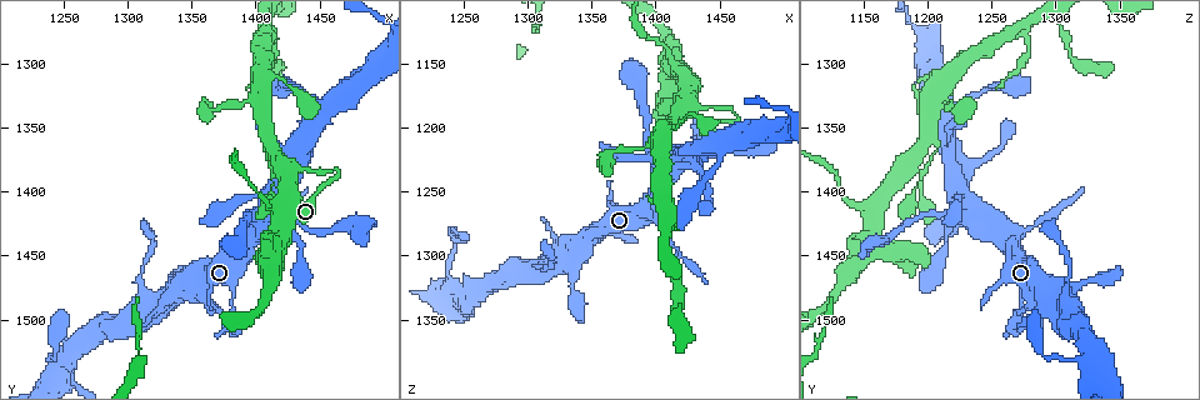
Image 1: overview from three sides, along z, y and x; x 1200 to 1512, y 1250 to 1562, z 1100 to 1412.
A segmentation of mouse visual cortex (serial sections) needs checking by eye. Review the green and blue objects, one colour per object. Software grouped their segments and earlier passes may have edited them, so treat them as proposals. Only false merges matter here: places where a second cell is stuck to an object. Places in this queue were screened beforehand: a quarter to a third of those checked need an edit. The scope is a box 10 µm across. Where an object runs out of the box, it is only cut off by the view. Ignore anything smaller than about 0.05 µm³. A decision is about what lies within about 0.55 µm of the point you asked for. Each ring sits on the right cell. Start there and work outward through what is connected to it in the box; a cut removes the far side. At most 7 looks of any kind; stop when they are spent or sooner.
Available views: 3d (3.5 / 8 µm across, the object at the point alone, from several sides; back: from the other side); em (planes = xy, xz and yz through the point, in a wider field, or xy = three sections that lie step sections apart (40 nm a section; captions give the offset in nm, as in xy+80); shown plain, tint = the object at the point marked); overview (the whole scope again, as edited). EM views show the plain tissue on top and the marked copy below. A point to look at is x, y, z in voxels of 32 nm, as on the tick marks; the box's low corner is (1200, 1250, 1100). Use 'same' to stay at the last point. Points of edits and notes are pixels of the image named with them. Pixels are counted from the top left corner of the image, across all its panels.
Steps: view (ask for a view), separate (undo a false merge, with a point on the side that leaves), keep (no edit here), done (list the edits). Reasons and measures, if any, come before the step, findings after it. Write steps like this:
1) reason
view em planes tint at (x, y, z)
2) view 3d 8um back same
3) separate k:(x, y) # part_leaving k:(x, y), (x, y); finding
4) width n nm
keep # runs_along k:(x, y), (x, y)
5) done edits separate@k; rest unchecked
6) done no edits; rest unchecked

abrupt turn
view 3d 3.5um at (1466, 1382, 1194)

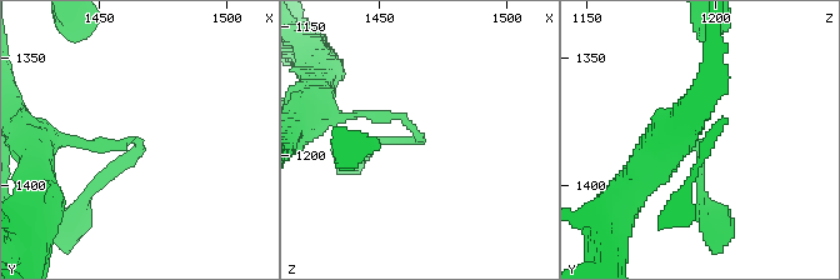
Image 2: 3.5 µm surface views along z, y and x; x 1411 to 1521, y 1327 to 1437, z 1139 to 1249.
arm_widths 100, 150 nm
view em xy step 2 tint at (1464, 1383, 1191)

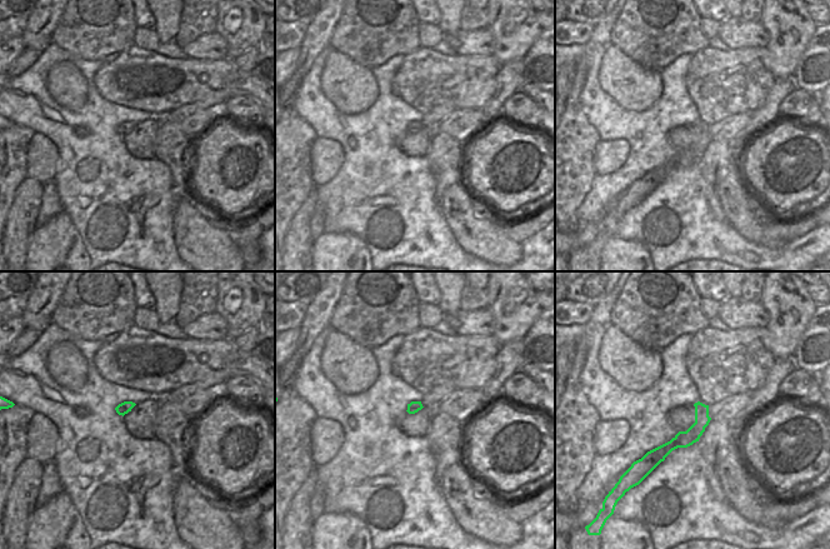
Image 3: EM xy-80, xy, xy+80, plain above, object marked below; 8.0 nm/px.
width 100 nm
keep # runs_along 3:(705, 408), (700, 424), (655, 462); one cell here

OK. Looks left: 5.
abrupt turn
view 3d 3.5um at (1410, 1372, 1200)

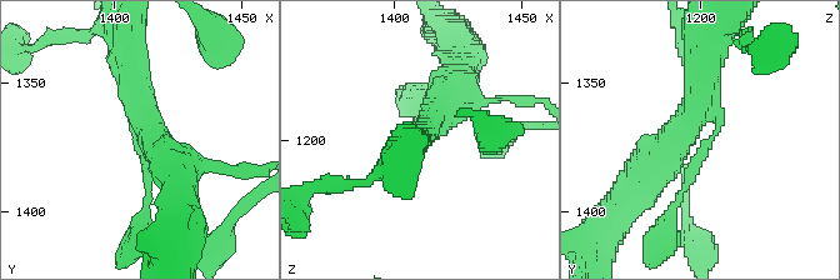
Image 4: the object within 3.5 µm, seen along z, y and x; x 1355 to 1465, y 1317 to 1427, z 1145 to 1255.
keep # runs_along 4:(176, 163), (145, 125), (145, 216); one cell here

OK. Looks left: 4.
arms part here
view 3d 3.5um at (1396, 1438, 1262)

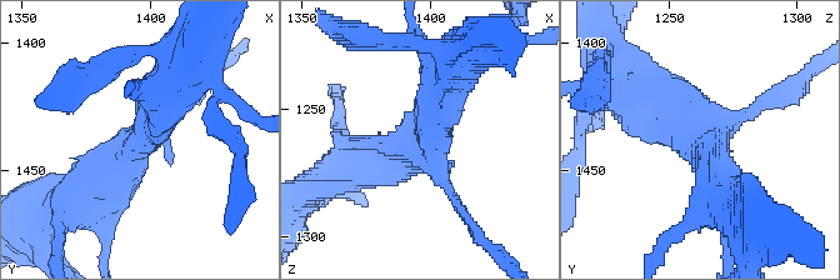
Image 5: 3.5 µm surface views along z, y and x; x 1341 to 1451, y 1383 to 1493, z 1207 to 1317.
arms 3; arm_widths 150, 450, 600 nm; need the tissue
view em planes tint at (1397, 1438, 1263)

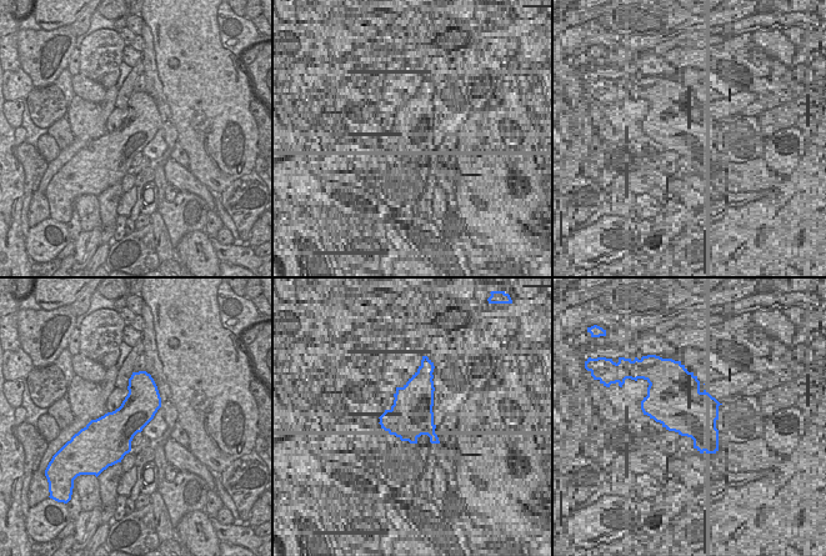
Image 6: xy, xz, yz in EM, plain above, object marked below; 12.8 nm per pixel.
keep # one cell here

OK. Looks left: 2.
done no edits; rest unchecked

